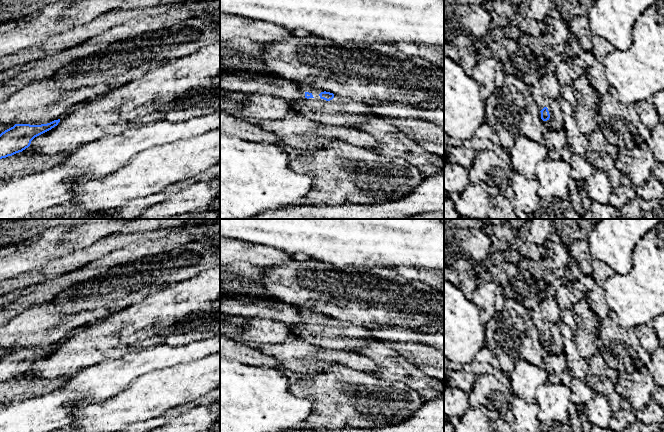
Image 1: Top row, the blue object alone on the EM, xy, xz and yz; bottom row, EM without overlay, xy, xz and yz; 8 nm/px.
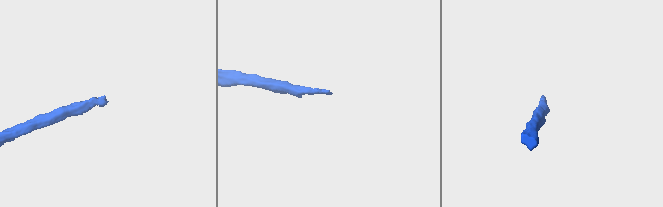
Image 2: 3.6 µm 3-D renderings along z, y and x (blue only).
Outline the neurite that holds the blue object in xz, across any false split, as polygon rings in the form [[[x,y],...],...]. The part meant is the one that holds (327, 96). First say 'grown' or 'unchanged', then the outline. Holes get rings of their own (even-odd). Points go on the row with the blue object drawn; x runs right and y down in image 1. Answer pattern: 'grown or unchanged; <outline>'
grown; [[[298,84],[302,99],[288,102],[296,116],[307,118],[324,125],[355,127],[358,123],[376,119],[370,114],[370,105],[353,101],[321,89]]]

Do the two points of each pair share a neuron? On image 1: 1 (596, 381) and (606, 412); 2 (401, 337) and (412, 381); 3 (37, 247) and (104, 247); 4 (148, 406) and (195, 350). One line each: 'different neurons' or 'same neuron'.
1: different neurons
2: different neurons
3: different neurons
4: different neurons

